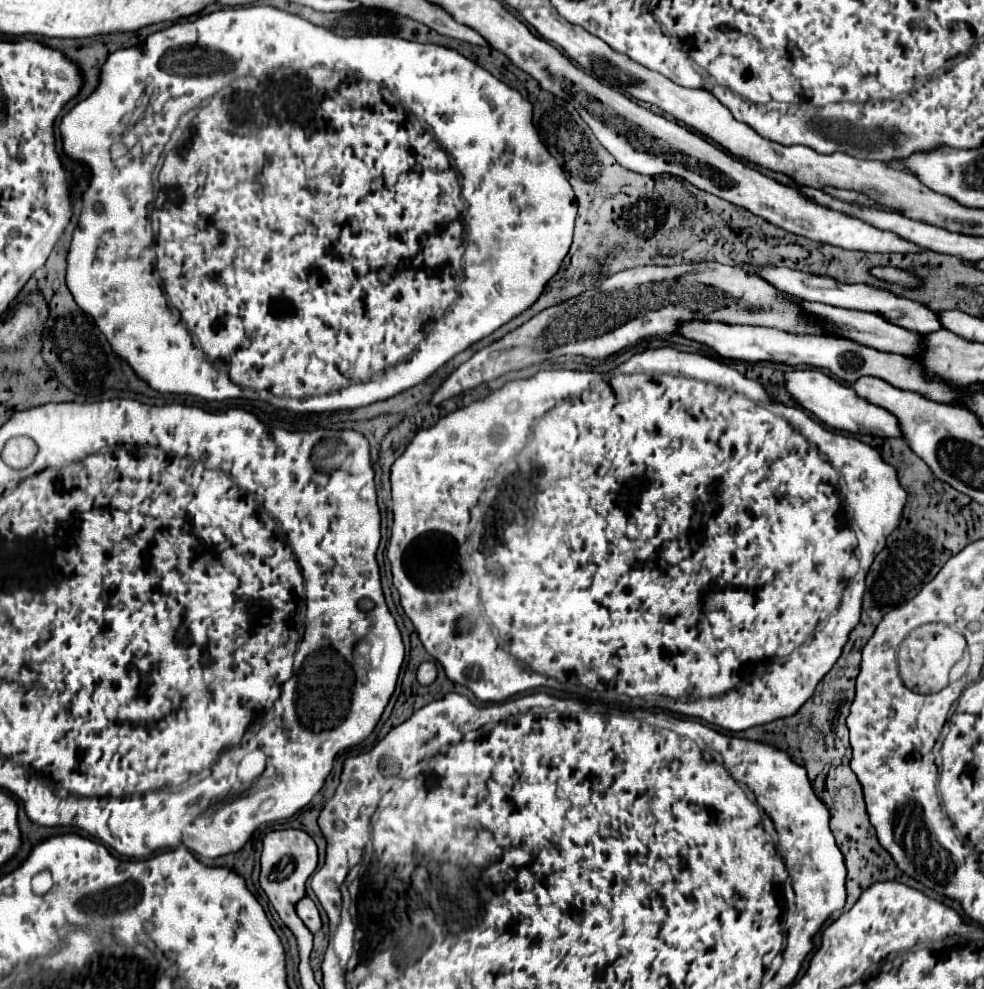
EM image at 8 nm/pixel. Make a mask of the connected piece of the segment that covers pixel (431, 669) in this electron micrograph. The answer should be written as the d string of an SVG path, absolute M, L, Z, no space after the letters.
M423 662L417 670L417 680L421 686L429 686L437 678L437 666L433 662Z

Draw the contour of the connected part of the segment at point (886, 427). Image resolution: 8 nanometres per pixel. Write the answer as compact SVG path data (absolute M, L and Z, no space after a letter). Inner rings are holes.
M821 370L785 372L785 390L801 408L813 412L829 428L845 430L851 434L871 434L871 436L879 436L879 438L899 438L901 436L897 418L891 412L867 402L865 398L857 396L853 388L835 382Z

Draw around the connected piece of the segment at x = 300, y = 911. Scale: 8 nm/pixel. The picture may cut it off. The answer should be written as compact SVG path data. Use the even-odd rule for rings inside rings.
M307 896L301 898L301 902L297 902L295 910L297 910L297 916L303 920L303 924L305 924L311 932L317 932L317 930L321 928L319 910L317 910L317 906L315 906Z

